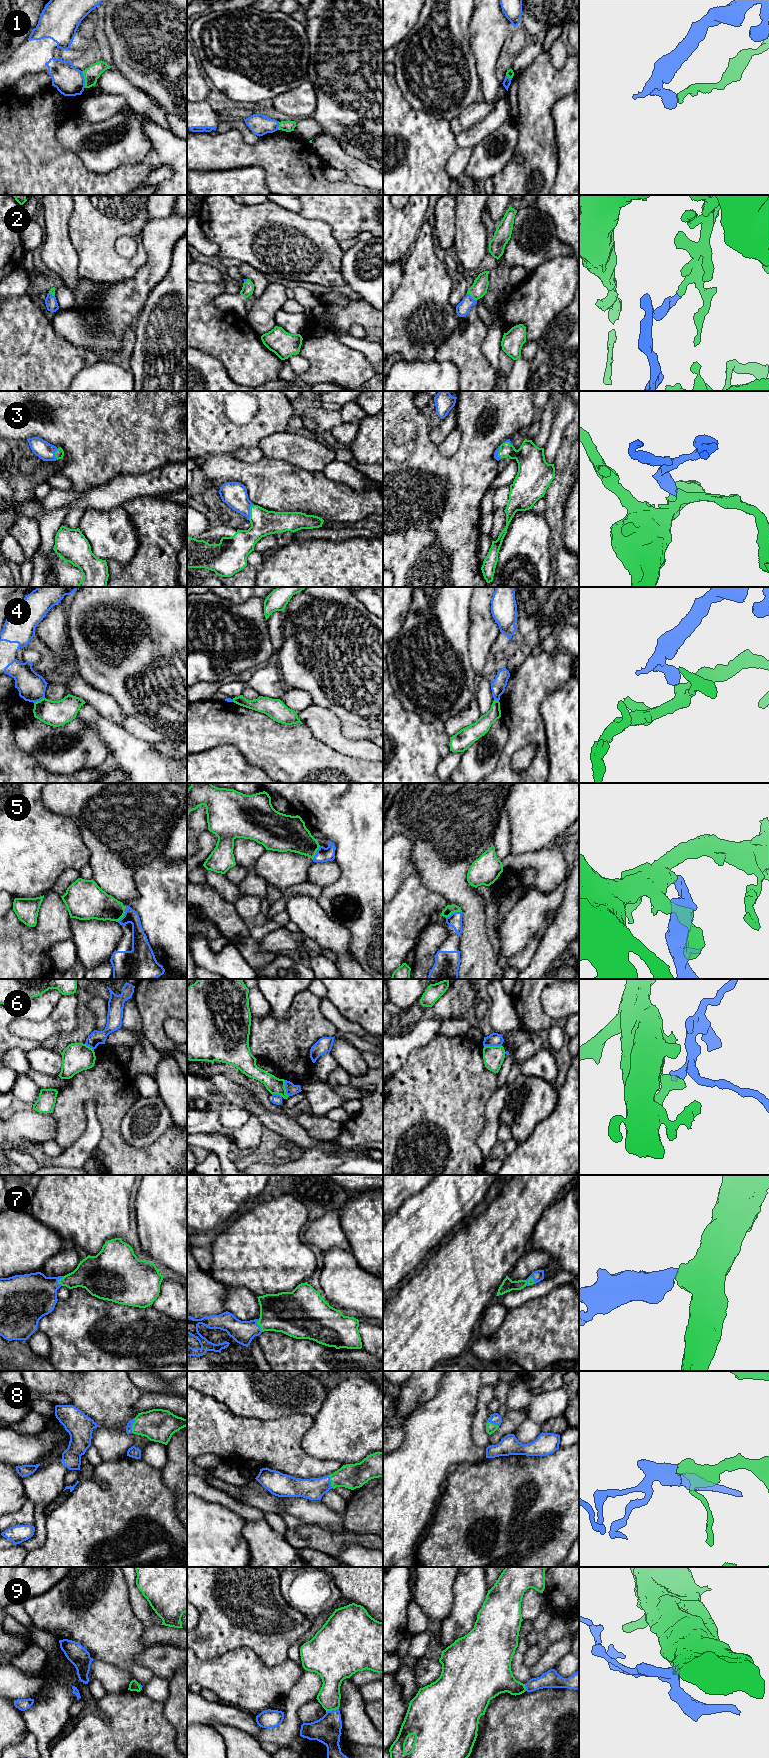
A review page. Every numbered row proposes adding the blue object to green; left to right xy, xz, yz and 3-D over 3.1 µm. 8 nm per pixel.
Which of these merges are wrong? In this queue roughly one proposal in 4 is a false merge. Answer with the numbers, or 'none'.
1, 4, 6, 9

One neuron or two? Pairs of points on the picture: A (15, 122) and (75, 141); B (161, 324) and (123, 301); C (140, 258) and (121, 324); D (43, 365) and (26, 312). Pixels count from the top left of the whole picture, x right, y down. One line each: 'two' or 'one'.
A: two
B: two
C: two
D: one

